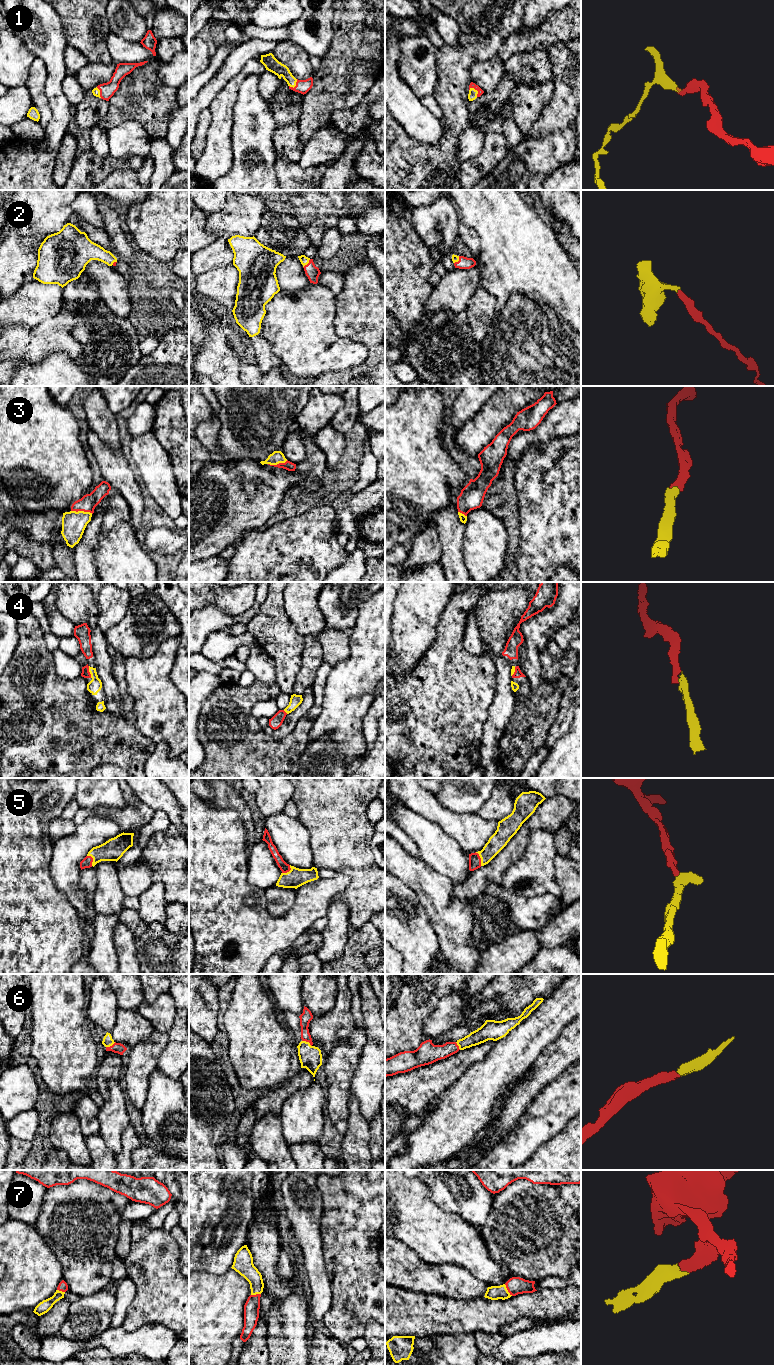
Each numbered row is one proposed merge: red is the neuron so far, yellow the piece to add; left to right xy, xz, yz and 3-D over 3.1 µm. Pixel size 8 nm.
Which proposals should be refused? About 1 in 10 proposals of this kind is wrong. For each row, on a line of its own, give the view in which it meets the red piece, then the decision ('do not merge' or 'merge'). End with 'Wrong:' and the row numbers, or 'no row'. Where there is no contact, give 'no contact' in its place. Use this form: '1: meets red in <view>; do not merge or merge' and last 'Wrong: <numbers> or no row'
1: meets red in yz; merge
2: meets red in xz; merge
3: meets red in xy; merge
4: meets red in xy; merge
5: meets red in yz; merge
6: meets red in xz; merge
7: meets red in yz; merge
Wrong: no row

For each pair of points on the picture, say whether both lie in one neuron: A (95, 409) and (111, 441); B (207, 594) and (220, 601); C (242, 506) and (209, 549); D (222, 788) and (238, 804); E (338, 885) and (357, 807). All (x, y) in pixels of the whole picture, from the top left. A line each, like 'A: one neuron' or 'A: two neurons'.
A: one neuron
B: one neuron
C: one neuron
D: one neuron
E: two neurons

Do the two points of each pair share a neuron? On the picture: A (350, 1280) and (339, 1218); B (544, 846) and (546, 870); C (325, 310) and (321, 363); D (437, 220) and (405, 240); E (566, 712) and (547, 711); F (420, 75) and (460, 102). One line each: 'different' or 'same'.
A: same
B: same
C: same
D: different
E: different
F: different

